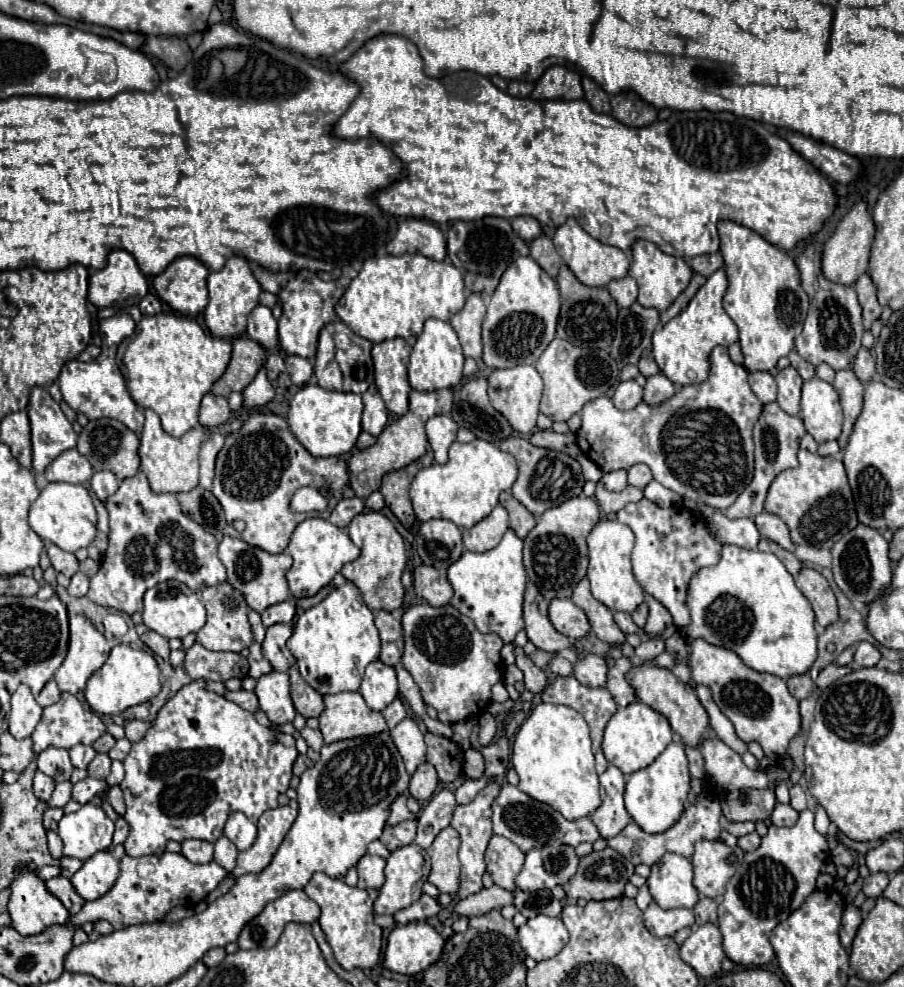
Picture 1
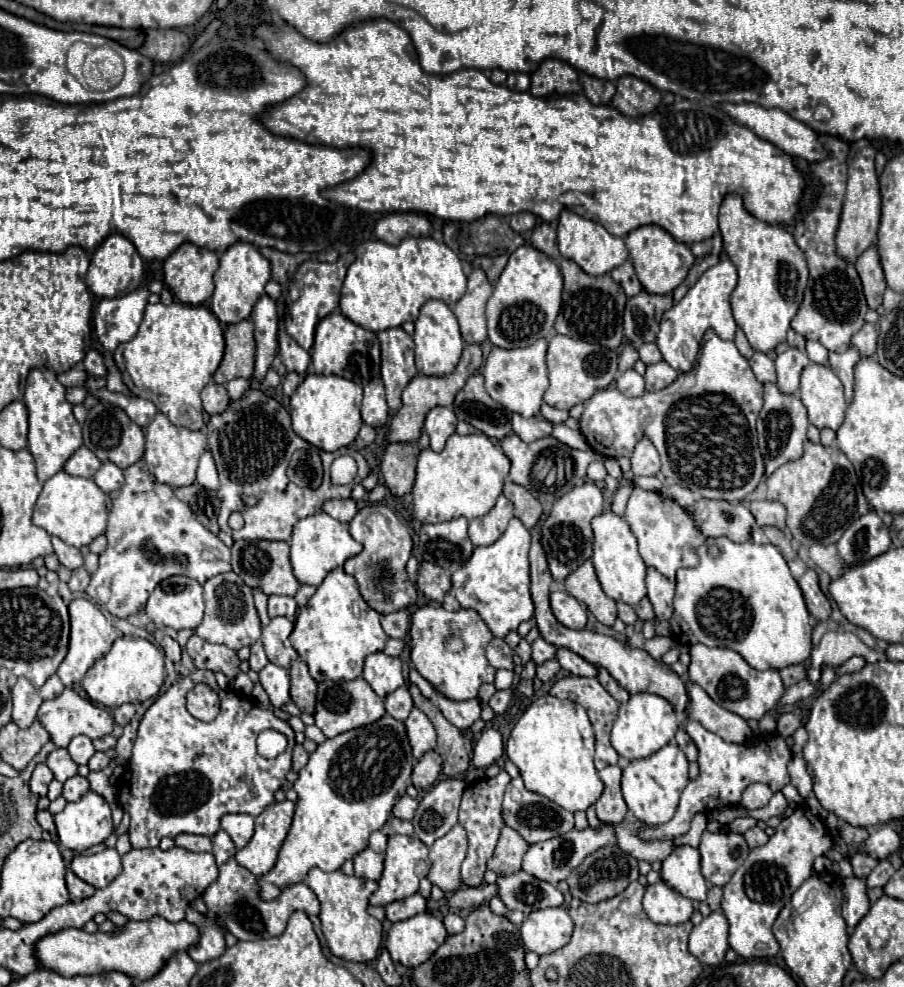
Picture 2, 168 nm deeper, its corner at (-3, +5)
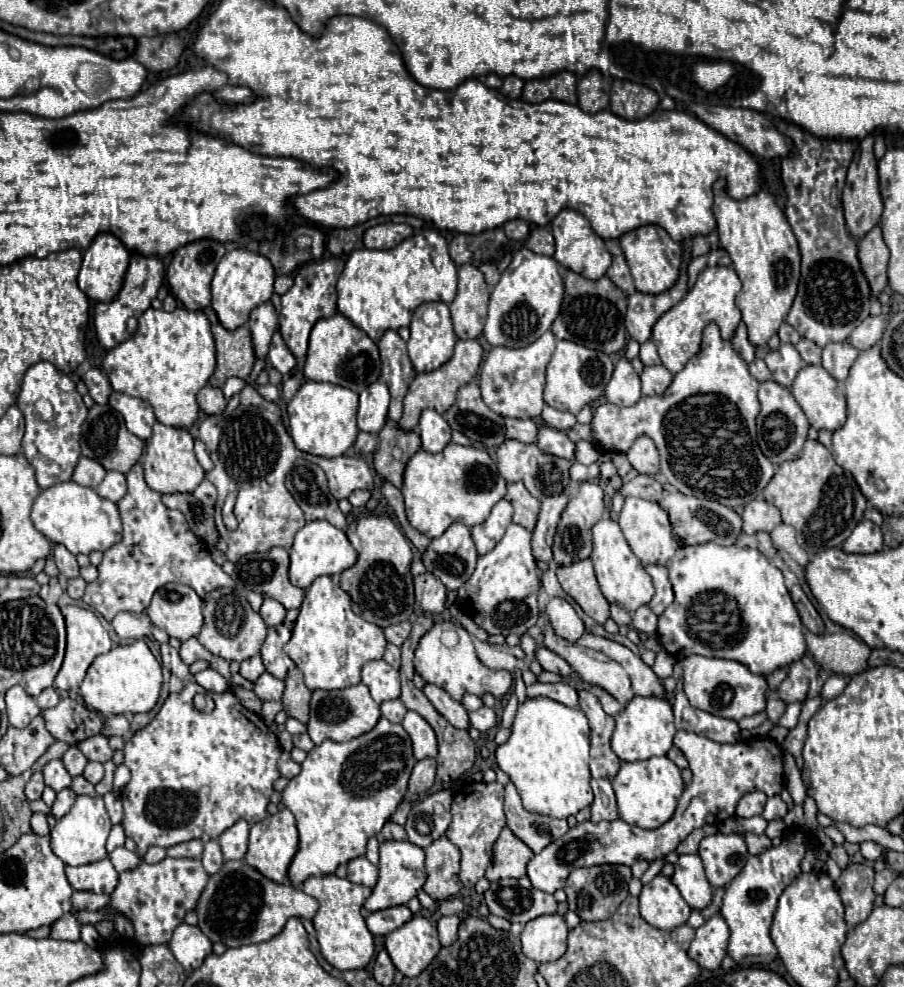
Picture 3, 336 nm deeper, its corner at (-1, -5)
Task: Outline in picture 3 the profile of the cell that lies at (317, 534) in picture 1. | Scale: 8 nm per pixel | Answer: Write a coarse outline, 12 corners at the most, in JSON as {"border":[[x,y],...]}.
{"border":[[307,522],[291,546],[289,580],[307,590],[357,562],[346,533]]}

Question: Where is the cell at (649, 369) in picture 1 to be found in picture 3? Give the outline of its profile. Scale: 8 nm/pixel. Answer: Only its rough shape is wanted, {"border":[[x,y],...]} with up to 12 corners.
{"border":[[651,340],[641,344],[641,362],[645,366],[661,364]]}

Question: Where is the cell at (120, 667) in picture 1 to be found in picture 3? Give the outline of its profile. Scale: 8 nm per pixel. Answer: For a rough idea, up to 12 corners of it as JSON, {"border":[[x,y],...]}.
{"border":[[143,640],[95,658],[81,684],[87,708],[149,712],[161,664]]}

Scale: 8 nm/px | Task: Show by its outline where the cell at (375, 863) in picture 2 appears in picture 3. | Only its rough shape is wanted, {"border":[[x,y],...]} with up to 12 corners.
{"border":[[365,856],[347,864],[353,884],[373,888],[379,874]]}

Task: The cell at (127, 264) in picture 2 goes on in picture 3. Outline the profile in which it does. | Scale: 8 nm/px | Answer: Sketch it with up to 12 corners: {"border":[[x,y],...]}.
{"border":[[99,234],[83,254],[79,288],[113,302],[131,252]]}

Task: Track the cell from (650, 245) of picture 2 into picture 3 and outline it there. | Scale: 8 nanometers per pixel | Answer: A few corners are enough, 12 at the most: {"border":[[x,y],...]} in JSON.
{"border":[[661,226],[619,238],[635,288],[673,288],[683,246]]}

